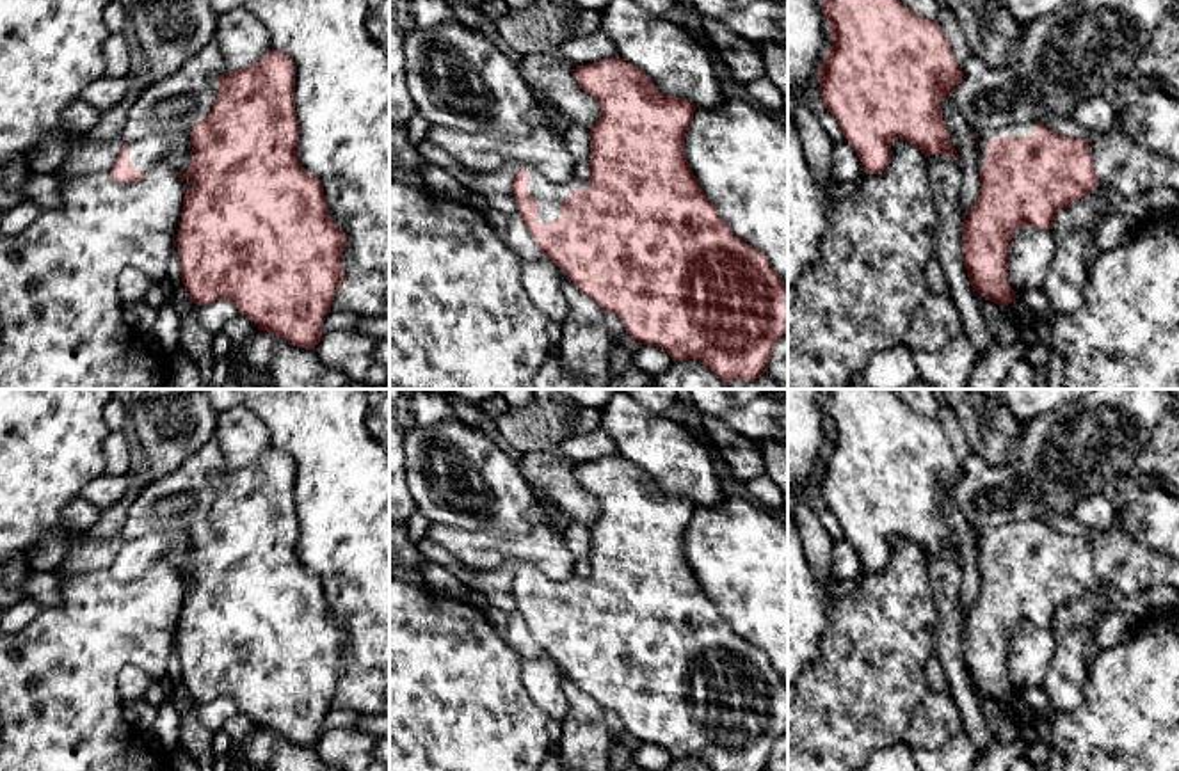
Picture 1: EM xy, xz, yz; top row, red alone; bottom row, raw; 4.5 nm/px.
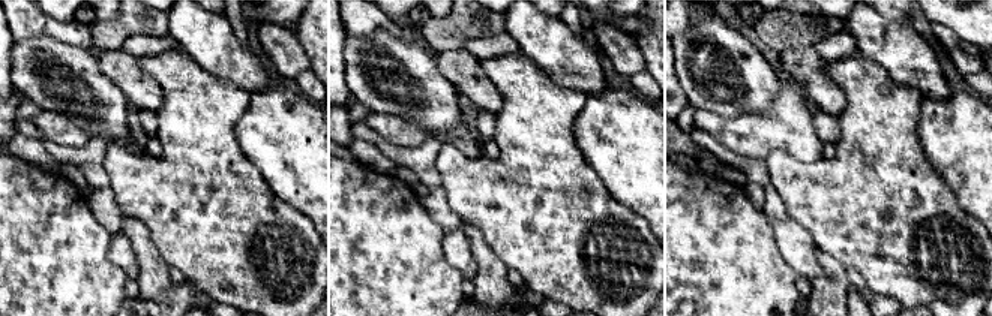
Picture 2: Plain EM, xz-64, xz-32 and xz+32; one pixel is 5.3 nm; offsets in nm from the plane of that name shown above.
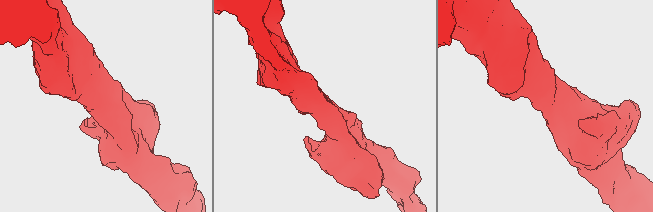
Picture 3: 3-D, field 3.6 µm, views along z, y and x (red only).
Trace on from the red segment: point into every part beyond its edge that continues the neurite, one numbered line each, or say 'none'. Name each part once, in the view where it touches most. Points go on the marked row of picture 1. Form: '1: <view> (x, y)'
1: xz (548, 194)

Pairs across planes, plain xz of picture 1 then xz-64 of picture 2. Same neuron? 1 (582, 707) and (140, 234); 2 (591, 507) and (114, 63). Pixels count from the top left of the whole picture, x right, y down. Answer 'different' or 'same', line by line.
1: same
2: same

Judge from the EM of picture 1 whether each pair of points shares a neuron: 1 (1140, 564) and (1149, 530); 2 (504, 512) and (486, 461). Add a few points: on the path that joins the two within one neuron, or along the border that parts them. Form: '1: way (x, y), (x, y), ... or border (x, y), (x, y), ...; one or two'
1: border (1117, 521), (1135, 540), (1160, 555); two
2: way (497, 500), (486, 489), (486, 473); one

